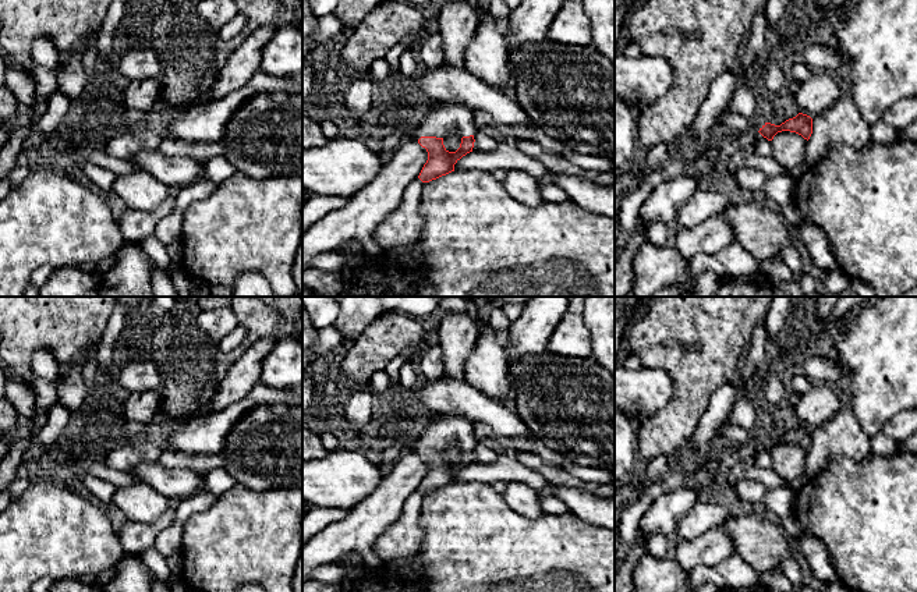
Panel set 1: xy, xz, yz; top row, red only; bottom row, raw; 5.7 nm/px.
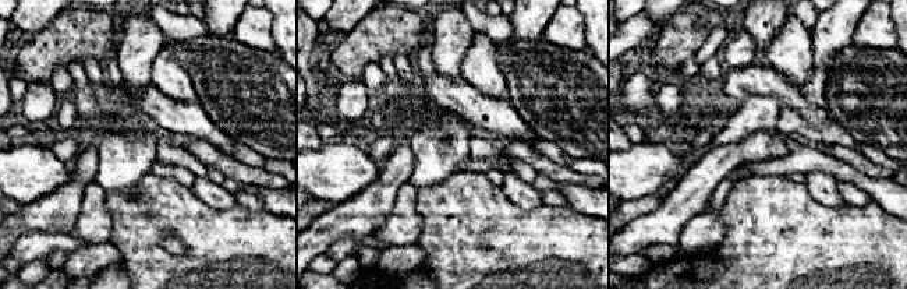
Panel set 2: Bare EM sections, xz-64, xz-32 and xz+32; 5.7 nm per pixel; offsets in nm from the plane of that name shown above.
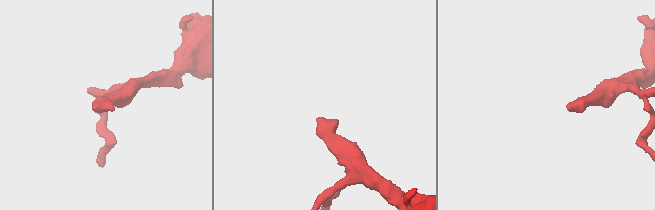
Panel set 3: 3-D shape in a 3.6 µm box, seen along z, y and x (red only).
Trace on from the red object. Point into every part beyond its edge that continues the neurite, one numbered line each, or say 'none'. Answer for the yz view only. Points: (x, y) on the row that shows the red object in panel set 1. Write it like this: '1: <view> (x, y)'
1: yz (758, 144)

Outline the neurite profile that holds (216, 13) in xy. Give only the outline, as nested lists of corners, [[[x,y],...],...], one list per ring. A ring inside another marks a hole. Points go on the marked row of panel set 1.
[[[198,0],[196,11],[217,31],[237,15],[238,8],[234,0]]]

